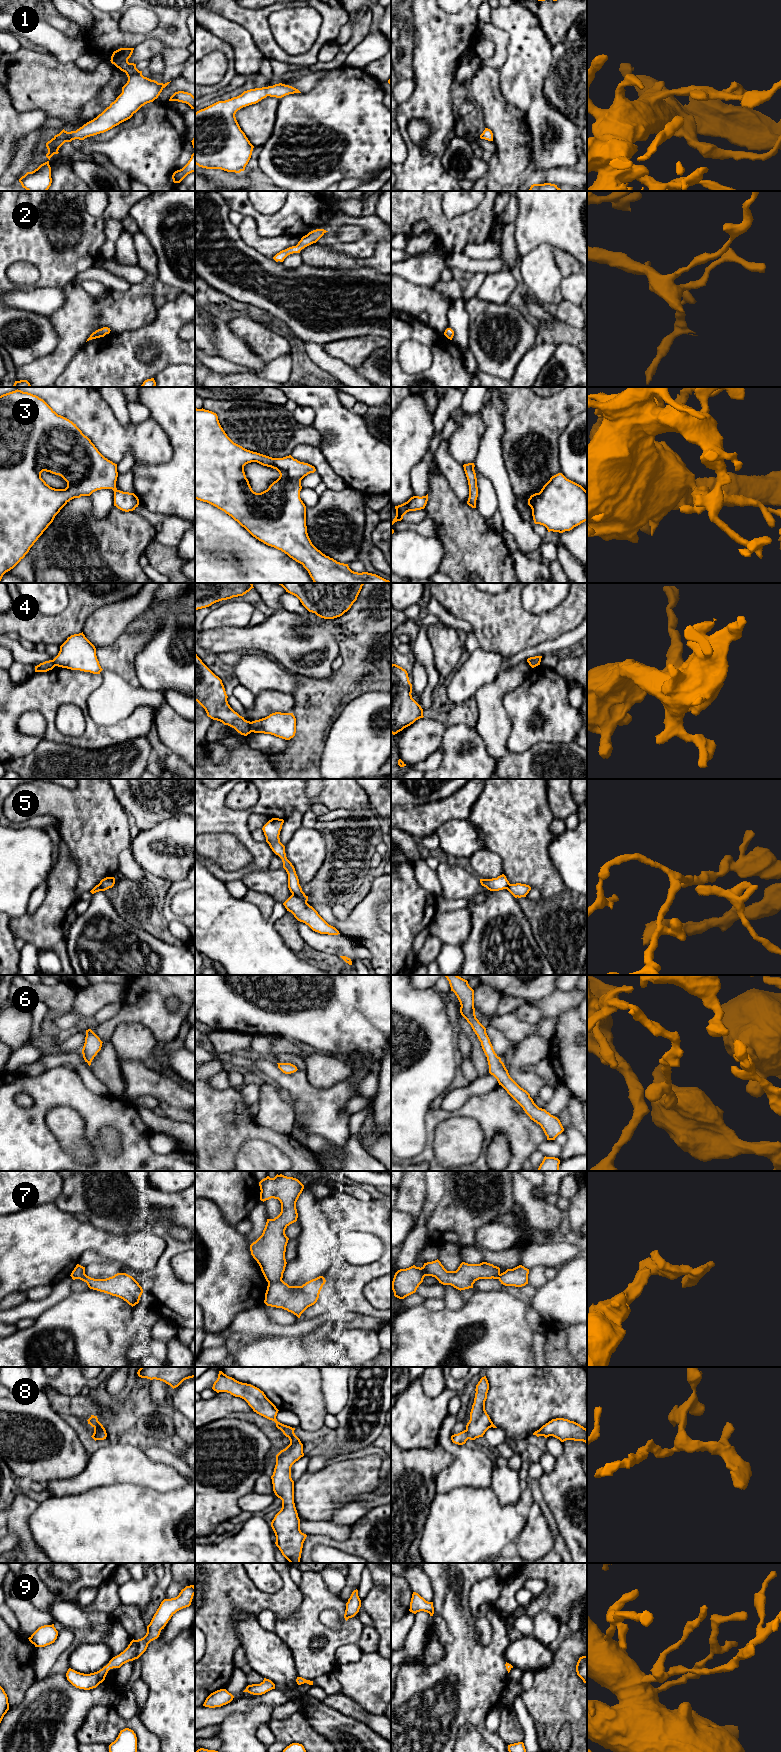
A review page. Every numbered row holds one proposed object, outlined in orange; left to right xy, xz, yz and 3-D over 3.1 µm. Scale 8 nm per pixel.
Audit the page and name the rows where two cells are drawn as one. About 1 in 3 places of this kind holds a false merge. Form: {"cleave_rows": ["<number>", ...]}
{"cleave_rows": ["4", "5"]}

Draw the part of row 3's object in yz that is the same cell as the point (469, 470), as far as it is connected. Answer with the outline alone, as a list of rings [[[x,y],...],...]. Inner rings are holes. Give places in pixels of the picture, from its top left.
[[[474,463],[464,464],[464,471],[469,485],[469,498],[467,504],[472,508],[476,508],[476,500],[478,497],[477,478],[474,470]]]

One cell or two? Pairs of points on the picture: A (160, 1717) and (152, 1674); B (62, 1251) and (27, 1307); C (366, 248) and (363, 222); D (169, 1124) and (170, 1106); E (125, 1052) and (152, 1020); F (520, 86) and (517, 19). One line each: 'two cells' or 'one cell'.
A: one cell
B: two cells
C: one cell
D: two cells
E: two cells
F: one cell

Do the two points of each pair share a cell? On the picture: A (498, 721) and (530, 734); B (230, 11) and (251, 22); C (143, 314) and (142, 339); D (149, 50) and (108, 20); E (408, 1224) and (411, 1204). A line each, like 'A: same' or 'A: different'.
A: different
B: same
C: different
D: different
E: different

